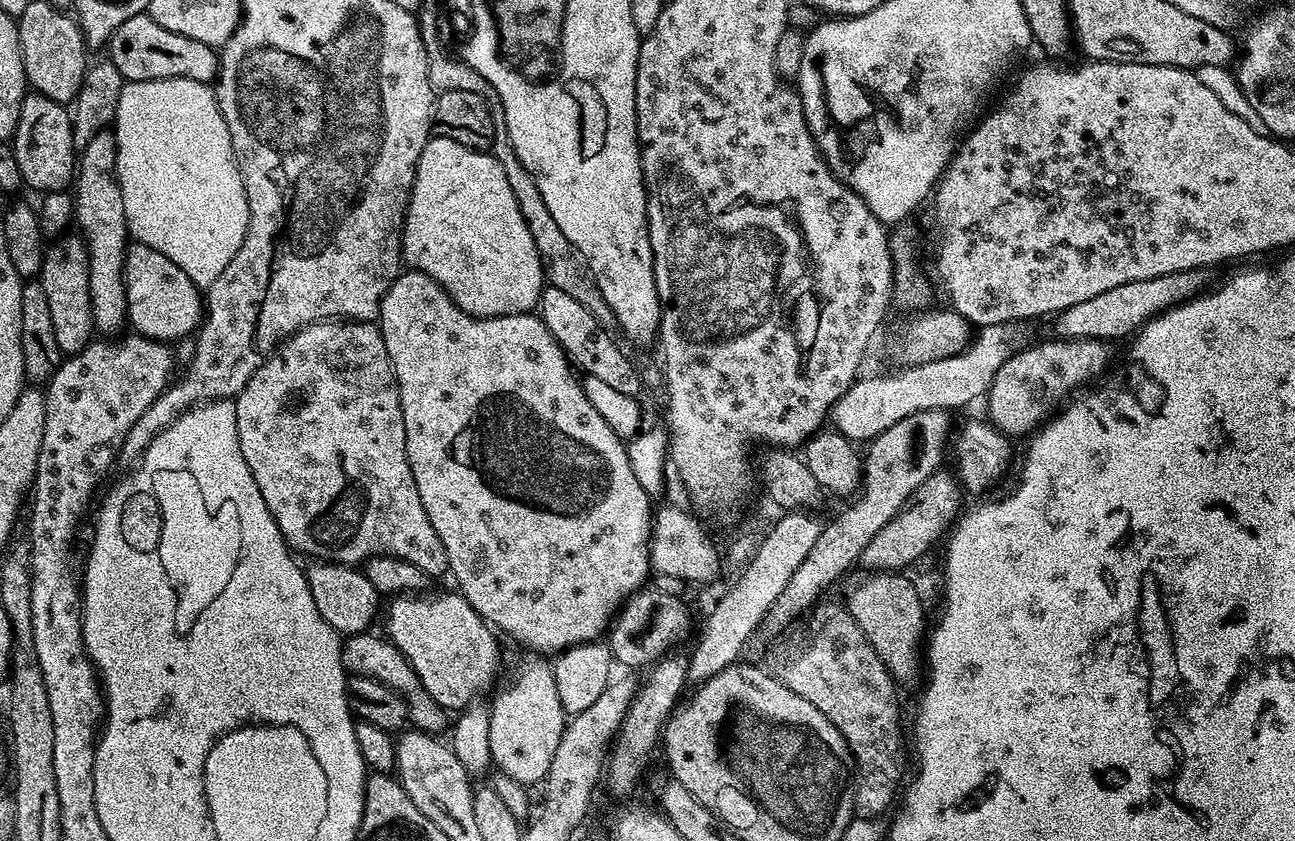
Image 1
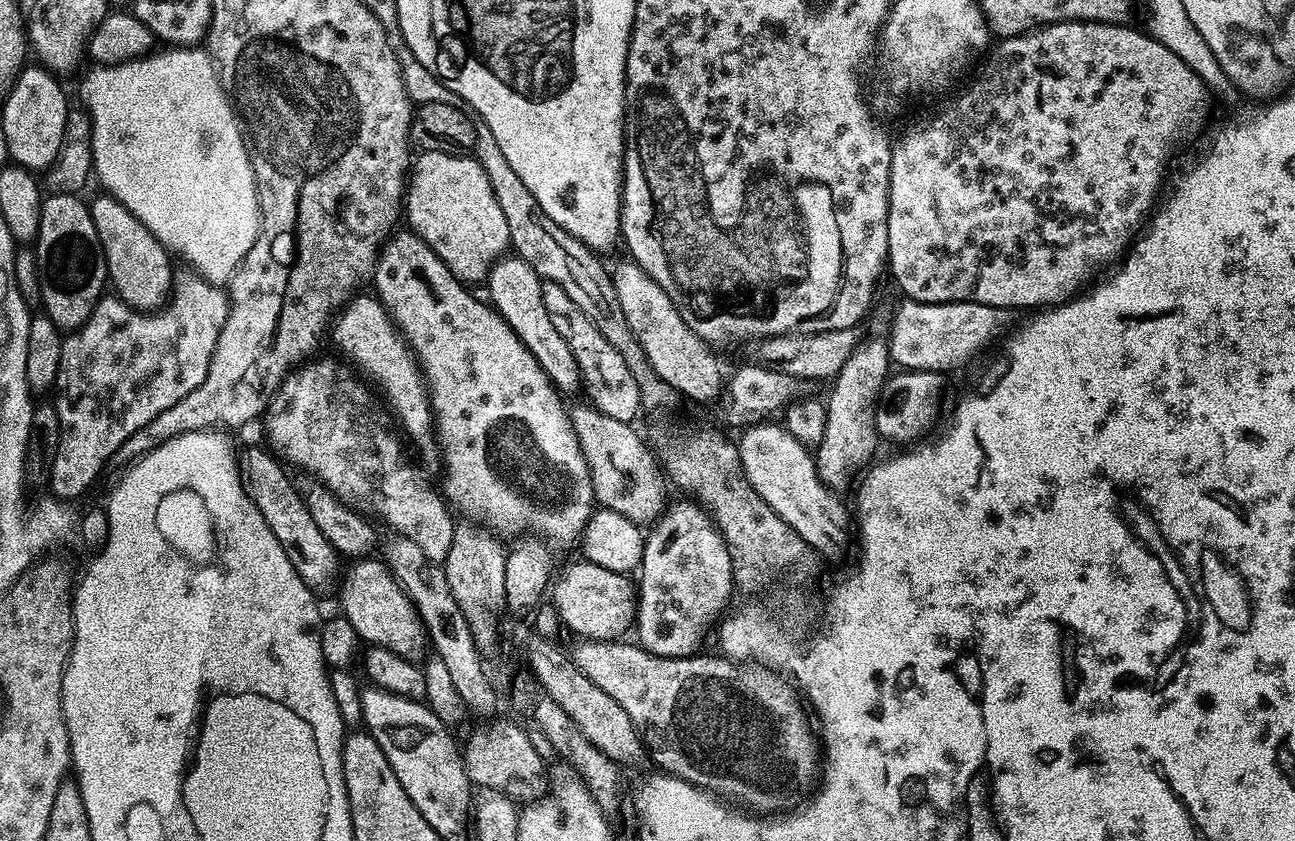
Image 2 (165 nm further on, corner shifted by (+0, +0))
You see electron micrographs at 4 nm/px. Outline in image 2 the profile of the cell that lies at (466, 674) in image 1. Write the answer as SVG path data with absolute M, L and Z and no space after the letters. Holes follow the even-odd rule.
M377 558L357 559L342 580L344 597L341 598L342 615L354 626L357 637L365 645L389 648L394 654L410 661L425 659L424 646L429 643L428 633L411 597L396 582L387 563Z

